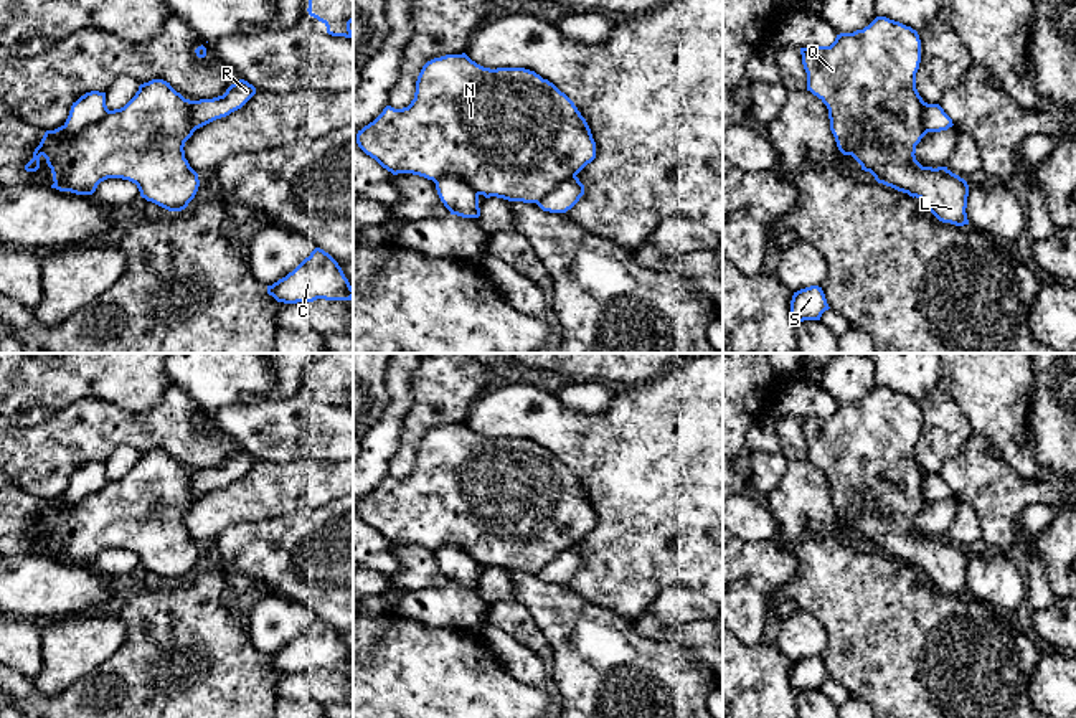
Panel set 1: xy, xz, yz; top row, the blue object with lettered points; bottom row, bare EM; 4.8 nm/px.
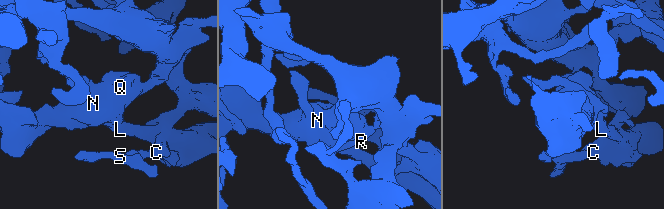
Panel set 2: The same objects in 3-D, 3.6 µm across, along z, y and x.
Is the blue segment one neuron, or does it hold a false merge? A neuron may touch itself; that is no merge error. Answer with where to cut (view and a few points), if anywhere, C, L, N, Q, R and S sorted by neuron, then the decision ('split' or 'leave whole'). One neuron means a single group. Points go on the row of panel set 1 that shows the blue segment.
cut xy (108, 109), (101, 119), (81, 131), (73, 134), (65, 131); groups C R S / L N Q; split

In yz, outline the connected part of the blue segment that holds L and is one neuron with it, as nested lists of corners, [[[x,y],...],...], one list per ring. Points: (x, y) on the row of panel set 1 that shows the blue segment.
[[[876,17],[863,30],[840,33],[830,46],[800,48],[807,73],[807,91],[817,96],[828,109],[830,130],[843,155],[852,155],[861,170],[870,172],[878,183],[891,187],[909,196],[921,198],[929,211],[942,223],[969,224],[969,185],[947,167],[923,167],[916,160],[916,145],[927,134],[923,122],[924,101],[916,89],[916,73],[921,63],[921,40],[916,30],[886,17]]]

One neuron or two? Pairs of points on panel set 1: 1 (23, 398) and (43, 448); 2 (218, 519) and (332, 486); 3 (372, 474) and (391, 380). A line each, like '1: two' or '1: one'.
1: two
2: one
3: one

